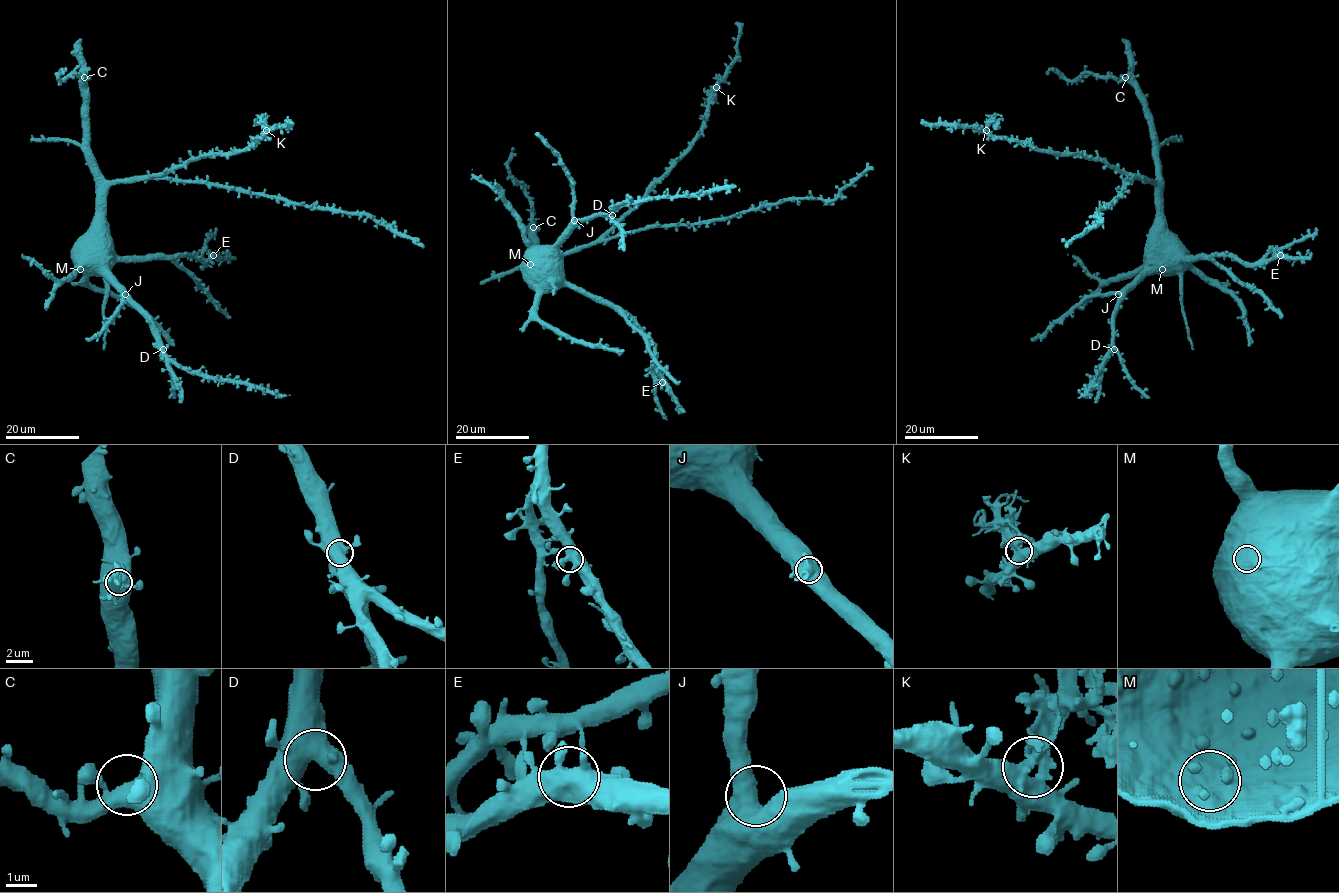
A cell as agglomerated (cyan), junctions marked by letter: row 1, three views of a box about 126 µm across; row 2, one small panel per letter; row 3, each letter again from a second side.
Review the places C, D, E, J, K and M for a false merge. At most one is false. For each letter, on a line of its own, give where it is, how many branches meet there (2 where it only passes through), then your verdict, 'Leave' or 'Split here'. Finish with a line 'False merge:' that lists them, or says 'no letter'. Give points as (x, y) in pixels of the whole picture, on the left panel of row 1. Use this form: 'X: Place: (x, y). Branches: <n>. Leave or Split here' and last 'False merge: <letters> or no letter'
C: Place: (84, 77). Branches: 4. Leave
D: Place: (163, 349). Branches: 4. Leave
E: Place: (213, 255). Branches: 5. Leave
J: Place: (125, 294). Branches: 2. Leave
K: Place: (266, 130). Branches: 6. Split here
M: Place: (80, 269). Branches: 3. Leave
False merge: K

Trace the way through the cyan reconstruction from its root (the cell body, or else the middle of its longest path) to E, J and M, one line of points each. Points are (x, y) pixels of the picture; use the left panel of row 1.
E: (97, 252), (112, 252), (117, 257), (195, 256), (203, 263), (213, 255)
J: (97, 252), (100, 252), (100, 263), (125, 294)
M: (97, 252), (100, 252), (100, 270), (85, 272), (80, 269)

